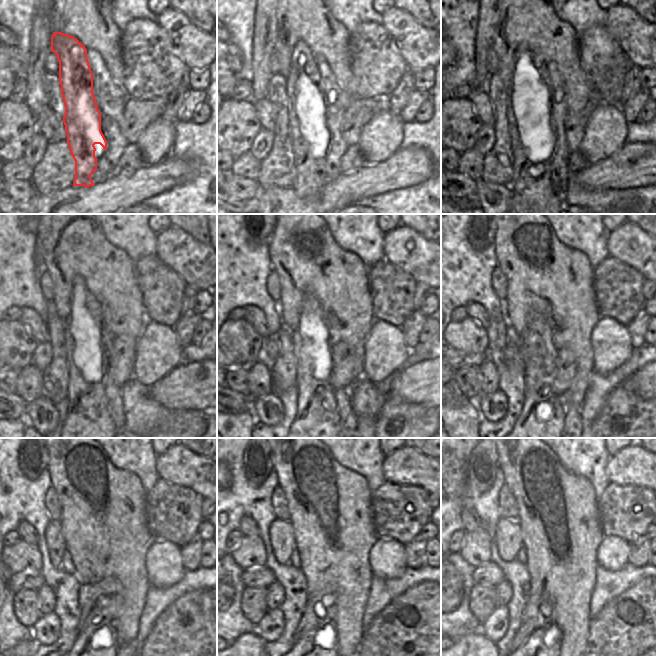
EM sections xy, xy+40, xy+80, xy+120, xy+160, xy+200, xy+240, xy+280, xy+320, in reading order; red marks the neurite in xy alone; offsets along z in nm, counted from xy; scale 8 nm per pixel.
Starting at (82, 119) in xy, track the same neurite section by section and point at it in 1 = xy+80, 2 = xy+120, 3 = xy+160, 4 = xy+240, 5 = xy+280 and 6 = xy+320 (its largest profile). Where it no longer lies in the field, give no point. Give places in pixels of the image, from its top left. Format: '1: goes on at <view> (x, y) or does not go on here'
1: goes on at xy+80 (529, 117)
2: goes on at xy+120 (88, 417)
3: goes on at xy+160 (317, 417)
4: goes on at xy+240 (99, 641)
5: goes on at xy+280 (321, 641)
6: goes on at xy+320 (546, 641)

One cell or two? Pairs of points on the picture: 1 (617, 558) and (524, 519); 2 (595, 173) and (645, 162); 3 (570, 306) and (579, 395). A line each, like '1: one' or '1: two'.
1: two
2: one
3: one

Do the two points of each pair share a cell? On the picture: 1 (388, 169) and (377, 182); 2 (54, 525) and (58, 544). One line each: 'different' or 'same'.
1: same
2: same

